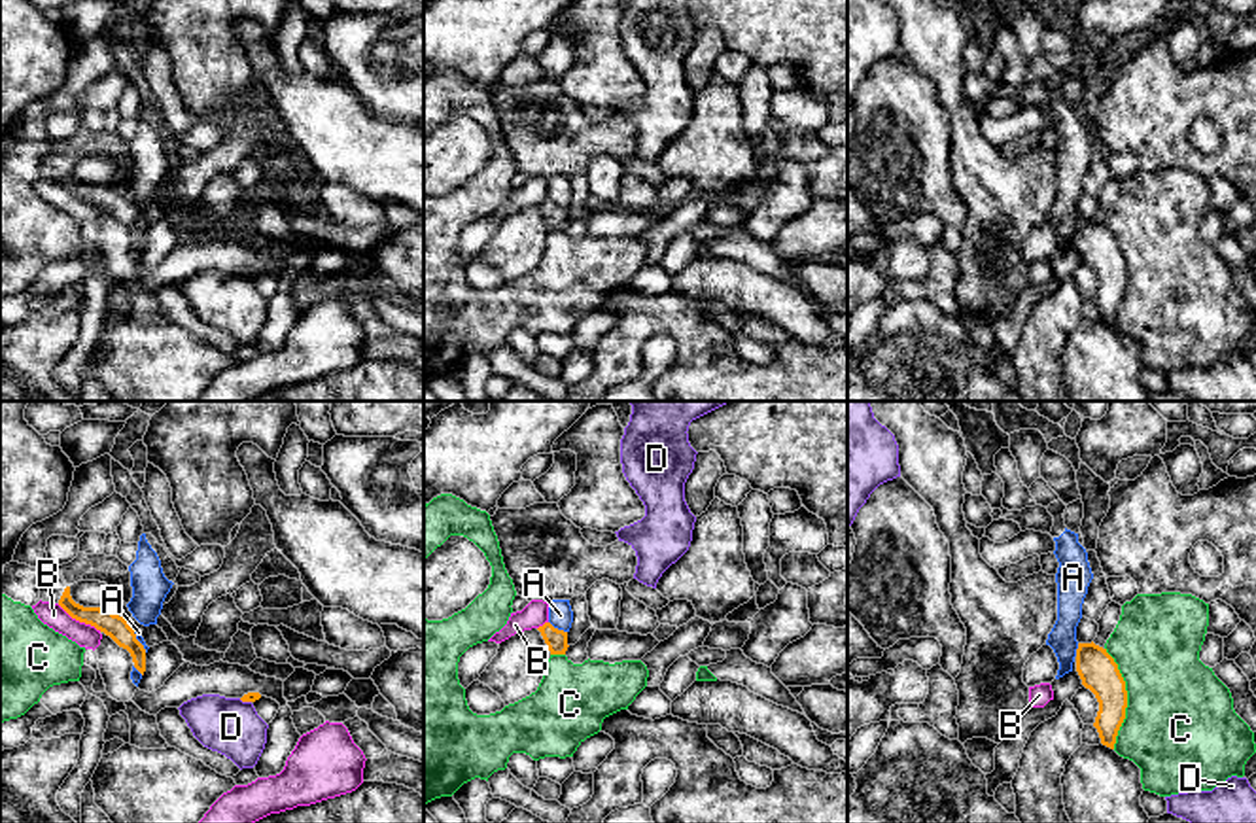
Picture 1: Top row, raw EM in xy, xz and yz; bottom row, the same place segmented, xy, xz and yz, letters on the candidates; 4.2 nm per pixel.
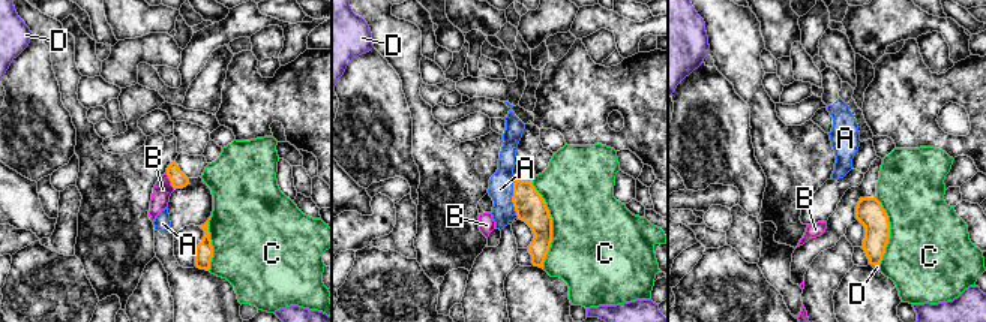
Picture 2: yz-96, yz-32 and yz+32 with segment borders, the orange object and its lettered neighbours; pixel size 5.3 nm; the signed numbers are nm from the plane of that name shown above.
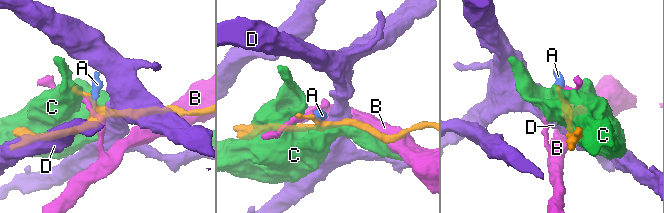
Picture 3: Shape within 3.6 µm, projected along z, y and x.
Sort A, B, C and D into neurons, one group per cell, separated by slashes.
A / B / C / D

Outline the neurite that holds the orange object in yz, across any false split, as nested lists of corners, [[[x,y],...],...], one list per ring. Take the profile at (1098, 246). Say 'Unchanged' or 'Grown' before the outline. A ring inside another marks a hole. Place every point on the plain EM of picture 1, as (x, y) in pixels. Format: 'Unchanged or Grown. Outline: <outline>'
Unchanged. Outline: [[[1093,218],[1078,219],[1076,248],[1082,261],[1090,265],[1099,278],[1093,303],[1099,308],[1101,320],[1114,325],[1127,284],[1125,257],[1118,240],[1107,225],[1095,221]]]

